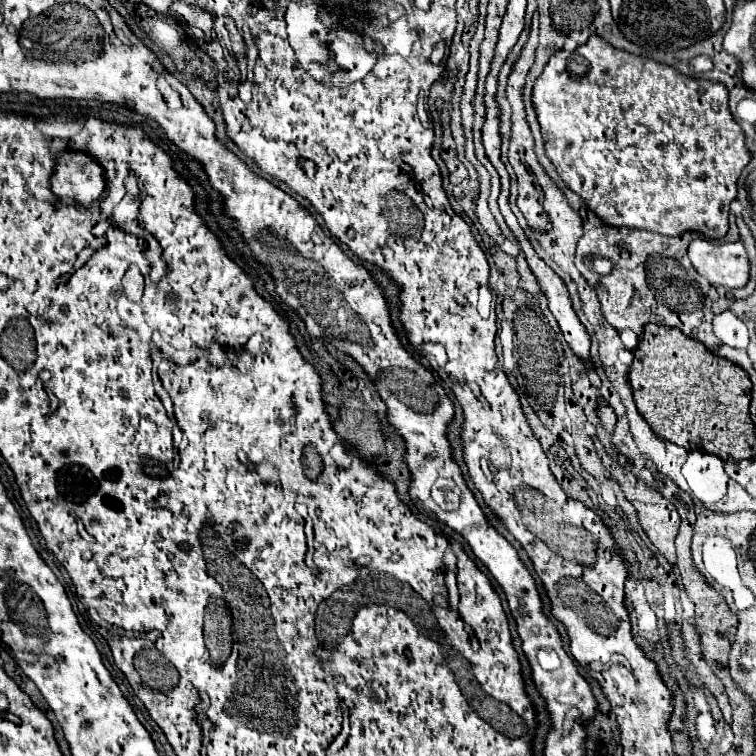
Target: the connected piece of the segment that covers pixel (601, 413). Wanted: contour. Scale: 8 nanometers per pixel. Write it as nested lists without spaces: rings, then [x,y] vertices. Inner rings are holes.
[[[601,398],[598,400],[597,415],[600,417],[600,423],[604,425],[606,431],[612,431],[612,429],[614,429],[614,425],[616,425],[616,415],[614,415],[614,410]]]

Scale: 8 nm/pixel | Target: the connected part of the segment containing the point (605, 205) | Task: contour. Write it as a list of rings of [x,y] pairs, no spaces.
[[[594,35],[590,41],[584,45],[578,45],[574,51],[558,51],[550,61],[546,63],[542,75],[538,77],[534,85],[534,95],[532,103],[542,127],[542,137],[546,145],[546,155],[552,159],[556,165],[558,175],[564,179],[564,183],[574,189],[582,197],[582,201],[588,205],[590,211],[594,211],[602,221],[614,225],[614,227],[636,227],[636,229],[646,229],[654,231],[660,235],[680,235],[686,231],[698,231],[706,235],[708,239],[722,239],[728,231],[728,205],[730,201],[736,199],[738,193],[738,177],[740,171],[750,163],[752,155],[746,147],[746,135],[742,127],[734,121],[730,109],[728,109],[728,89],[722,83],[716,81],[706,81],[706,79],[694,79],[682,75],[678,69],[658,63],[650,57],[640,57],[634,53],[628,53],[624,49],[618,49],[604,41],[602,37]]]

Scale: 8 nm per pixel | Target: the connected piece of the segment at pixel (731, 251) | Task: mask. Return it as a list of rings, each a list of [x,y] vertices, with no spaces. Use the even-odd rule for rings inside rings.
[[[694,239],[688,247],[688,257],[694,269],[712,285],[738,289],[750,279],[750,261],[742,241],[718,245],[712,241]]]

